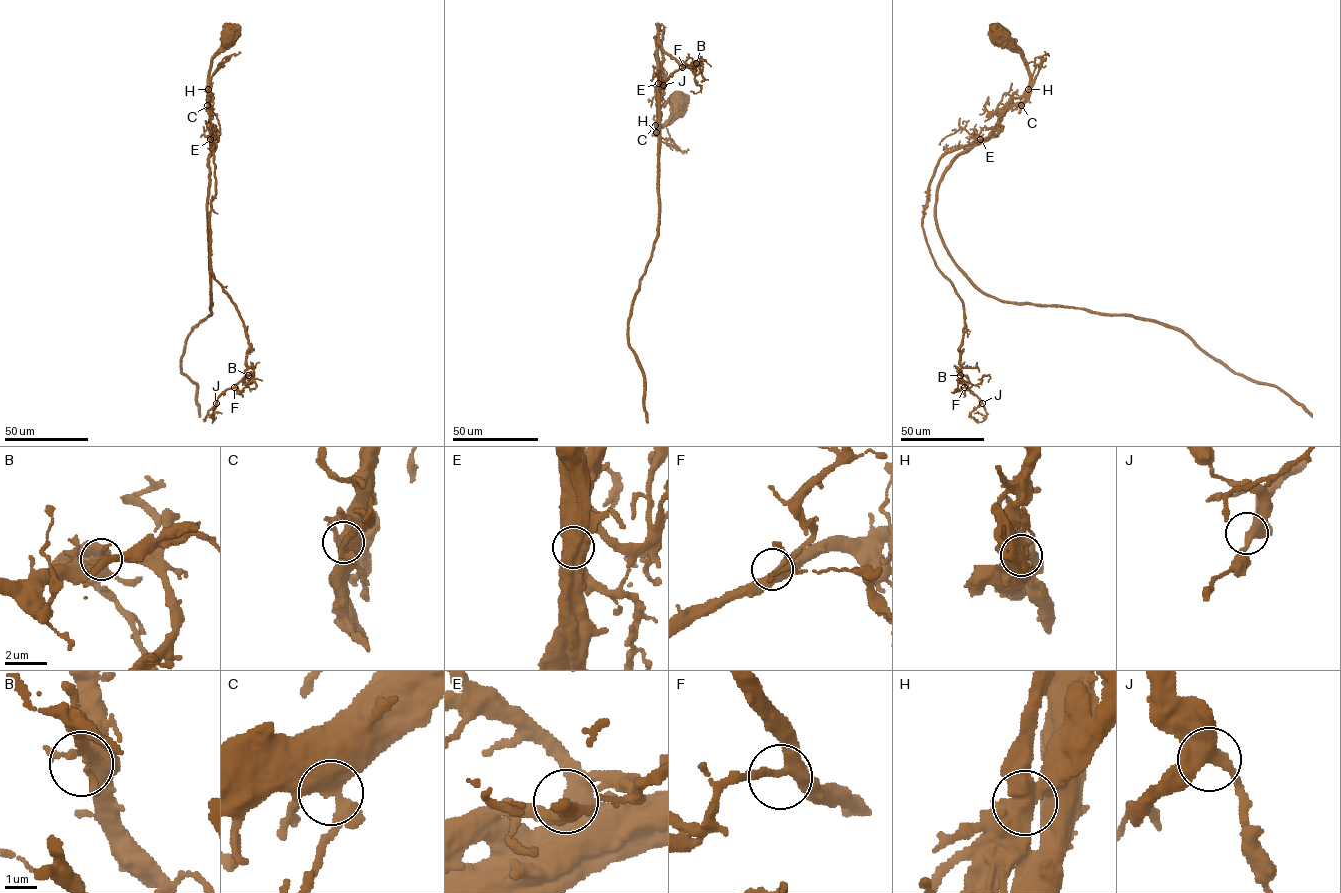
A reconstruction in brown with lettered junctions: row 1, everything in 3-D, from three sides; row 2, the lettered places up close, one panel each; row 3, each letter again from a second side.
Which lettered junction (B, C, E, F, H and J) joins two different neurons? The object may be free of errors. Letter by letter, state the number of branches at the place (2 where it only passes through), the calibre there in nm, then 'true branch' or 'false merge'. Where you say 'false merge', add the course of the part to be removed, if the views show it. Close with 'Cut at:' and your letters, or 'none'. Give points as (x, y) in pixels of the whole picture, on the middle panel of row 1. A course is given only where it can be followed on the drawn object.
B: 3 branches meet; 280 nm thick; true branch
C: 3 branches meet; 440 nm thick; true branch
E: 3 branches meet; 420 nm thick; true branch
F: 3 branches meet; 360 nm thick; true branch
H: 3 branches meet; 600 nm thick; false merge; foreign part runs (656, 132), (658, 88)
J: 3 branches meet; 420 nm thick; true branch
Cut at: H

